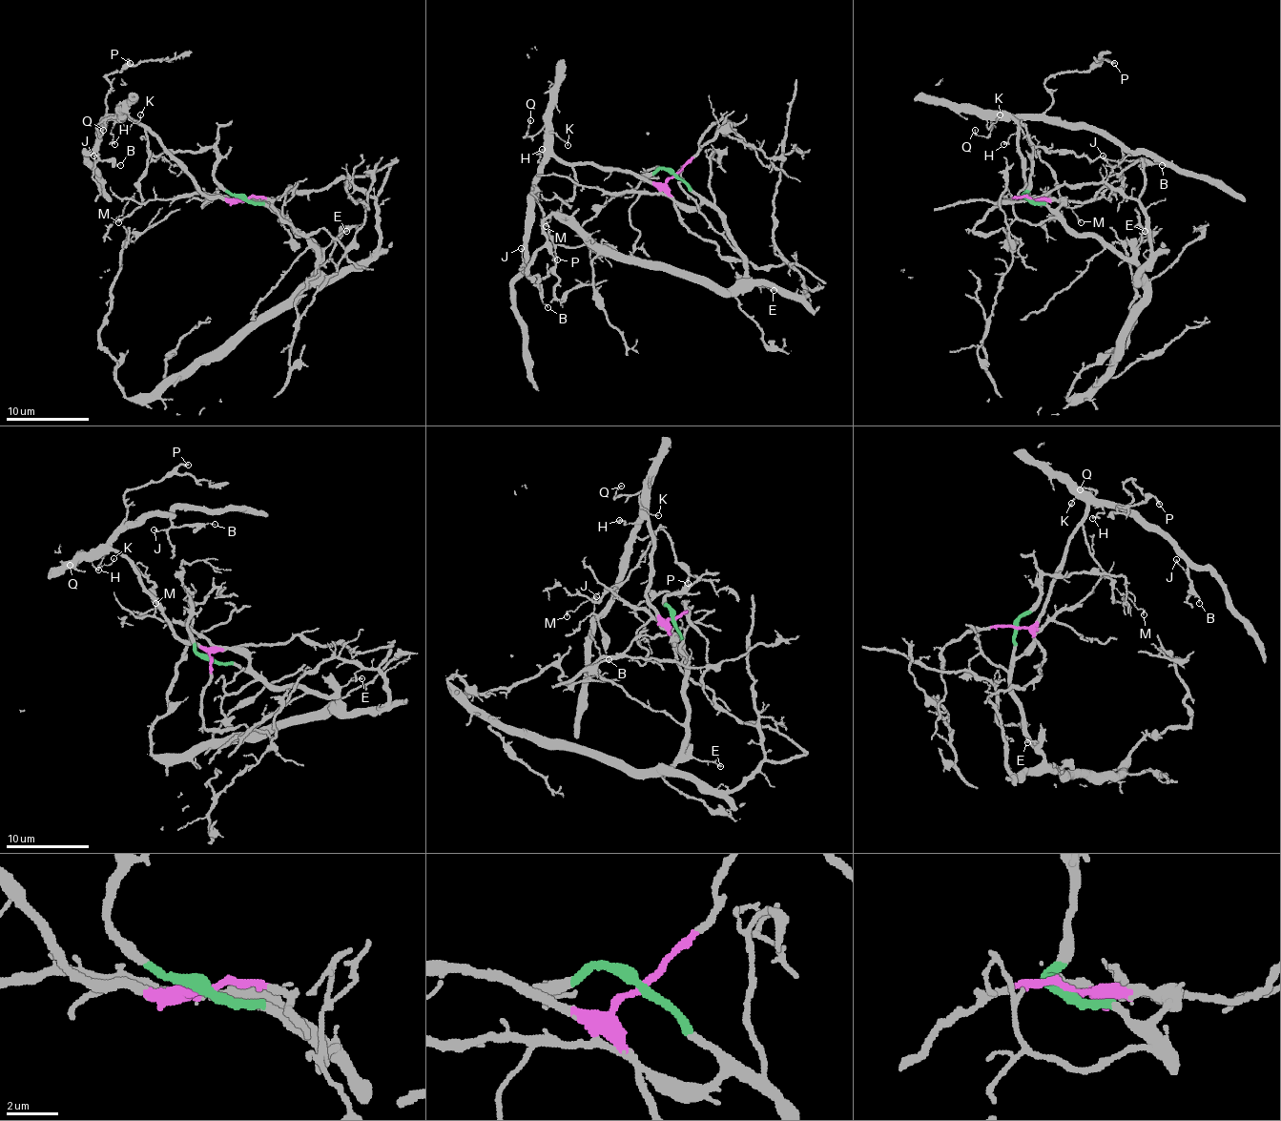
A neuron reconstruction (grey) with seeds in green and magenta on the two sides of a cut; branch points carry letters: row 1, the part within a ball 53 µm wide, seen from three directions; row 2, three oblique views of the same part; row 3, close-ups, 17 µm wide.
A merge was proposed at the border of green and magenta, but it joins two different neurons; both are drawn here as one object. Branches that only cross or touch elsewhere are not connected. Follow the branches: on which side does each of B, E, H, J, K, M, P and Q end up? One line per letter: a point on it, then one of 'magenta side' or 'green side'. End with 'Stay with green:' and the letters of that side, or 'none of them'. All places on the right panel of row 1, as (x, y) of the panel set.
B: at (1162, 165); magenta side
E: at (1145, 231); green side
H: at (1003, 144); magenta side
J: at (1103, 155); magenta side
K: at (1000, 114); magenta side
M: at (1081, 222); magenta side
P: at (1114, 63); magenta side
Q: at (975, 130); magenta side
Stay with green: E

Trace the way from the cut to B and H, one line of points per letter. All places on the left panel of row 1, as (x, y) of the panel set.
B: (247, 197), (207, 197), (153, 135), (124, 116), (110, 118), (99, 129), (97, 148), (97, 155), (120, 164)
H: (247, 197), (207, 197), (175, 158), (126, 116), (112, 129), (113, 143)

